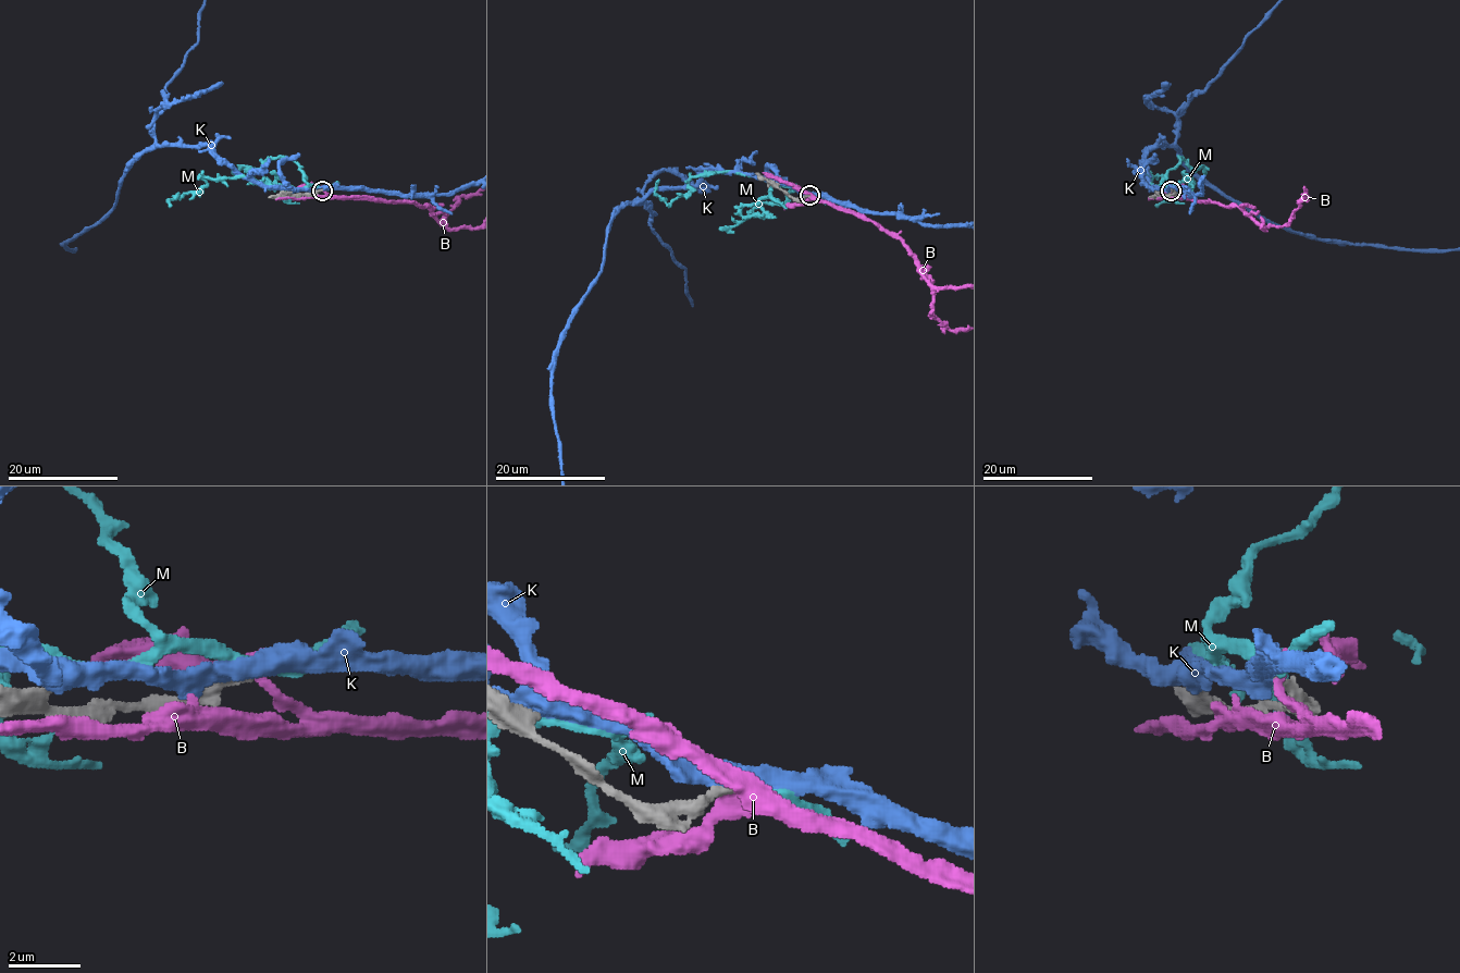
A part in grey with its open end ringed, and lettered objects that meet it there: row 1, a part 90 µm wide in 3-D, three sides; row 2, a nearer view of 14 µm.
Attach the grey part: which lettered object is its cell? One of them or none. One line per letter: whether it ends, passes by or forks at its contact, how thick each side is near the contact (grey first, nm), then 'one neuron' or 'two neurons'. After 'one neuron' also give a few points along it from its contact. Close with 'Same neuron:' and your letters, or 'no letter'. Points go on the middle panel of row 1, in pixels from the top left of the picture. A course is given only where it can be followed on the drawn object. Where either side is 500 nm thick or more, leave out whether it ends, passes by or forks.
B: it passes by; 220 nm thick on the grey side, 420 nm on the other; two neurons
K: it passes by; 280 nm thick on the grey side, 480 nm on the other; two neurons
M: it passes by; 200 nm thick on the grey side, 300 nm on the other; two neurons
Same neuron: no letter

